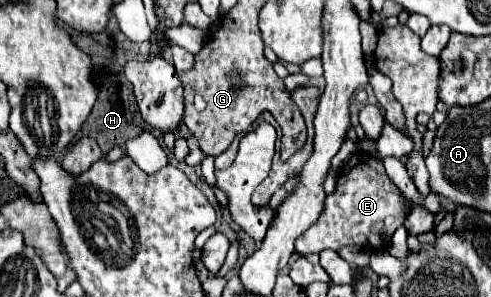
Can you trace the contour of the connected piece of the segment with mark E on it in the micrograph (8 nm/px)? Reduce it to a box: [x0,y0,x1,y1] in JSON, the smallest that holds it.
[296,159,404,255]

